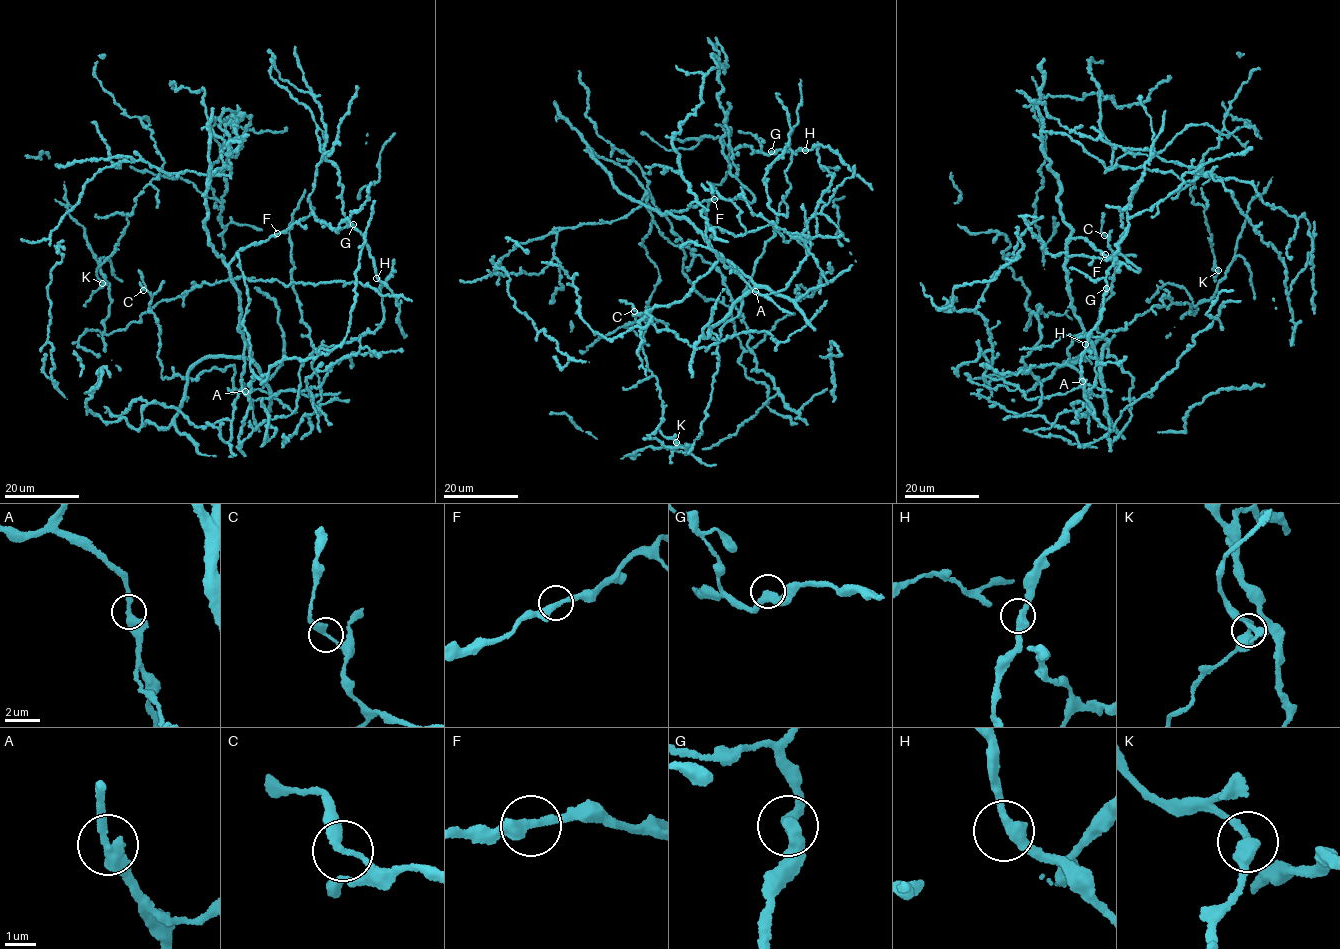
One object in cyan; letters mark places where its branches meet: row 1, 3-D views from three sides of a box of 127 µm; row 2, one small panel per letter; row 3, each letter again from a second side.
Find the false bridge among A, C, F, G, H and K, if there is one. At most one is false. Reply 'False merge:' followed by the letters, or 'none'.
False merge: none

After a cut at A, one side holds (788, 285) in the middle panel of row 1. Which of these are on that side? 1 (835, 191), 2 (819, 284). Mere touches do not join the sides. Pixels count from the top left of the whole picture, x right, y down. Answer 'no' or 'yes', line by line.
1: yes
2: no

